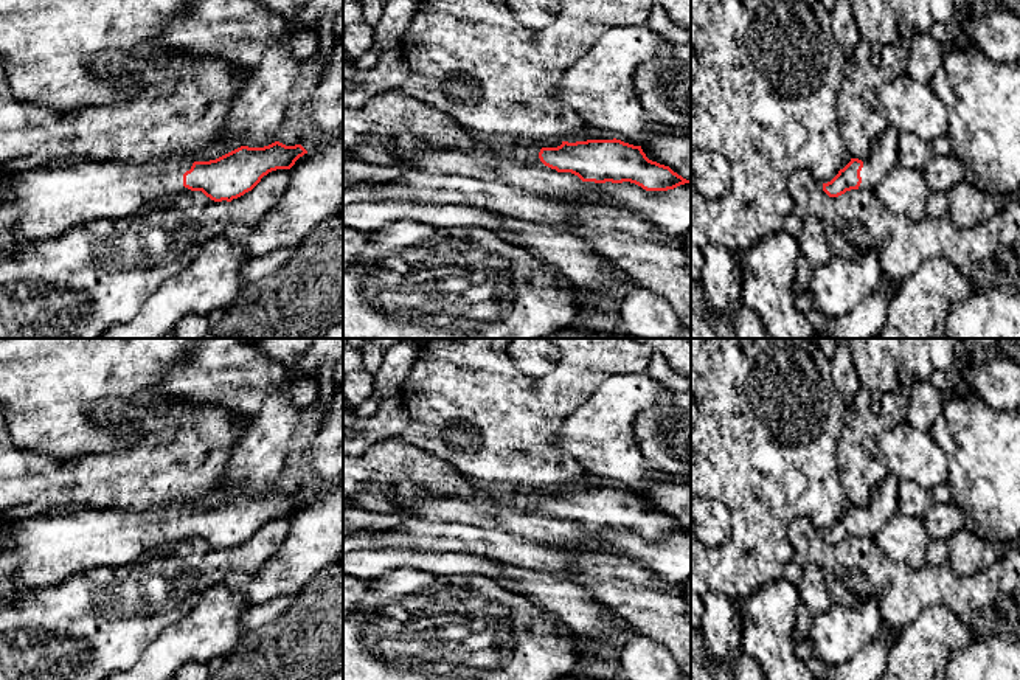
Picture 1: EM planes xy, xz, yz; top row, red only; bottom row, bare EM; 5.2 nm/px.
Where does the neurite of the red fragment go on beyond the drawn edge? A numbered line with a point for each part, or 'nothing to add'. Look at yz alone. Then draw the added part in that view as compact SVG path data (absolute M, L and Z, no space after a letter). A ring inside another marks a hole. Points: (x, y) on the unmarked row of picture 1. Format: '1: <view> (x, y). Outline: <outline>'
1: yz (882, 505). Outline: M888 472L885 480L873 491L869 503L862 508L862 531L859 537L874 539L883 525L897 514L897 487L899 477Z

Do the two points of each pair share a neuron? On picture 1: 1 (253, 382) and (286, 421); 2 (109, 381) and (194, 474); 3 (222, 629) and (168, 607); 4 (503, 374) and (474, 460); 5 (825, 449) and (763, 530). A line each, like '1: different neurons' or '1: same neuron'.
1: different neurons
2: different neurons
3: different neurons
4: same neuron
5: same neuron

